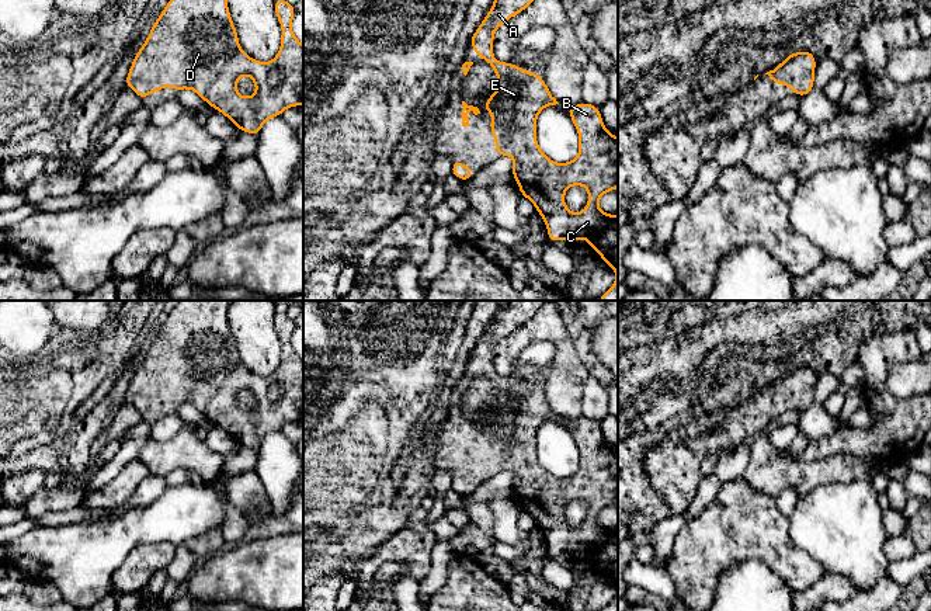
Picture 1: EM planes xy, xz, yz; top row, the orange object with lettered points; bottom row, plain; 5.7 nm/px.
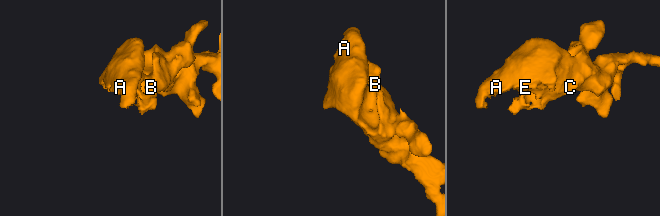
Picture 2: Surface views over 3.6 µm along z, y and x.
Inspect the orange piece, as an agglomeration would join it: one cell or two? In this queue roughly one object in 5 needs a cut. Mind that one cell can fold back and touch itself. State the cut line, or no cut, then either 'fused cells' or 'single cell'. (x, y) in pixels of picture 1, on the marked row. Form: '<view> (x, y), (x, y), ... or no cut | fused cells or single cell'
no cut | single cell

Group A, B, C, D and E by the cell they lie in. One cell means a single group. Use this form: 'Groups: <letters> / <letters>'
Groups: A B C D E

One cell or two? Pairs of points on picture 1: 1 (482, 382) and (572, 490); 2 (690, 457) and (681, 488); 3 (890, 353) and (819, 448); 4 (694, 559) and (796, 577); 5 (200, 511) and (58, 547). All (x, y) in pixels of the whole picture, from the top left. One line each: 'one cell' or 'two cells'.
1: two cells
2: one cell
3: one cell
4: one cell
5: one cell

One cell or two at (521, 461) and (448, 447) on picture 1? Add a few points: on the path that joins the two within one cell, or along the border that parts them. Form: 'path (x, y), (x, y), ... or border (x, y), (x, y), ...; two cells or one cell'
path (503, 458), (466, 458); one cell

